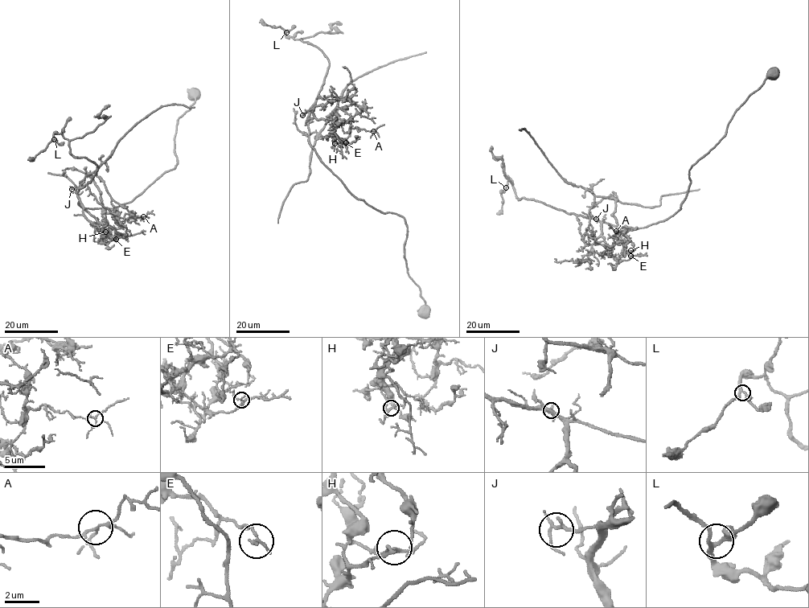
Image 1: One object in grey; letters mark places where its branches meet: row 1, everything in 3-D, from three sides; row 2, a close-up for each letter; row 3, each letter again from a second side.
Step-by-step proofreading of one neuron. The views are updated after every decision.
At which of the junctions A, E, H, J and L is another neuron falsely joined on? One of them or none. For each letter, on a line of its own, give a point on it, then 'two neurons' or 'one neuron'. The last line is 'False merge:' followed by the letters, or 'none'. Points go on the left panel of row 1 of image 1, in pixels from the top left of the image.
A: (143, 216) | one neuron
E: (116, 239) | one neuron
H: (105, 232) | two neurons
J: (71, 189) | one neuron
L: (54, 139) | one neuron
False merge: H

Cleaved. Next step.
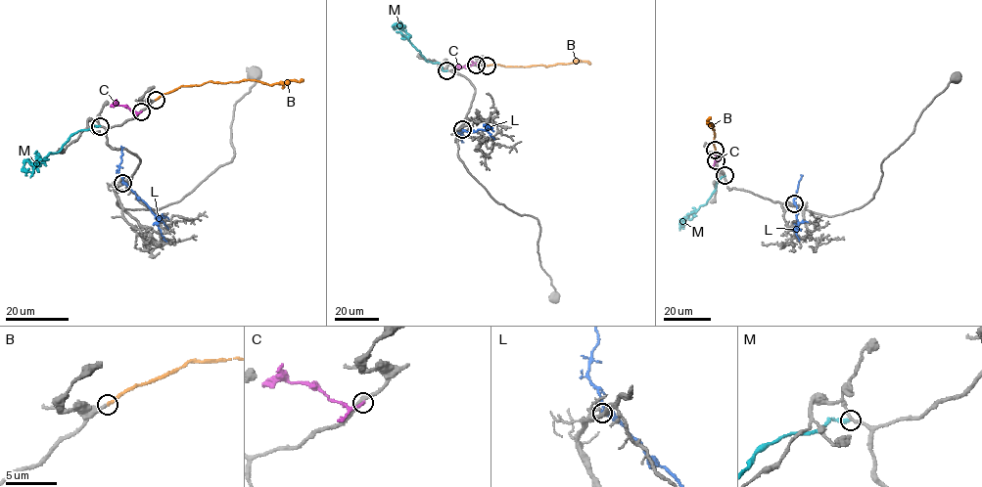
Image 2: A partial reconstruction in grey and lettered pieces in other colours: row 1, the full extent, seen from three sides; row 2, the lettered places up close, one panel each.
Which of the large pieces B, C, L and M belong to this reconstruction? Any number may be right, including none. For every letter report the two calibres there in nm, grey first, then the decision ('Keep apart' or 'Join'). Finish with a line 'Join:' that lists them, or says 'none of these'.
B: Thickness 220 nm (grey) against 240 nm. Join
C: Thickness 280 nm (grey) against 200 nm. Keep apart
L: Thickness 220 nm (grey) against 440 nm. Join
M: Thickness 200 nm (grey) against 260 nm. Keep apart
Join: B, L

